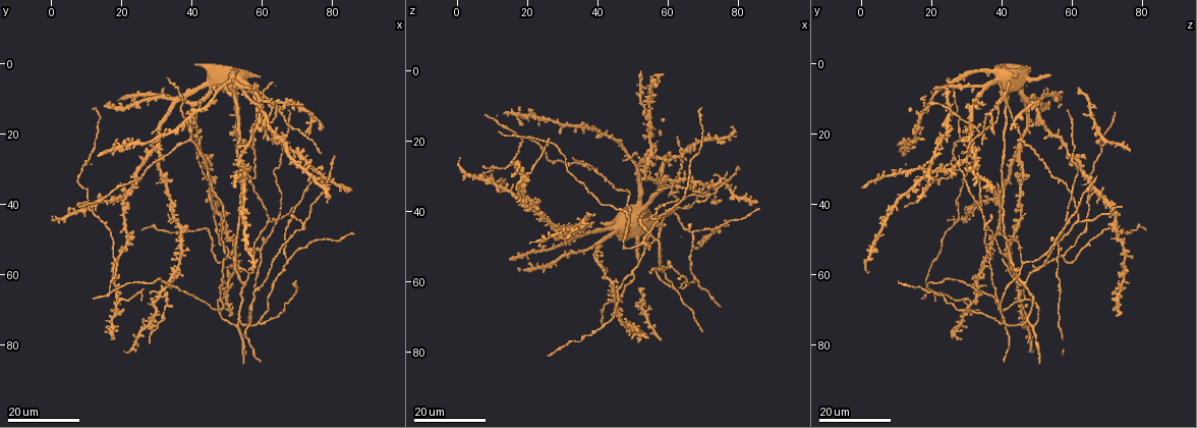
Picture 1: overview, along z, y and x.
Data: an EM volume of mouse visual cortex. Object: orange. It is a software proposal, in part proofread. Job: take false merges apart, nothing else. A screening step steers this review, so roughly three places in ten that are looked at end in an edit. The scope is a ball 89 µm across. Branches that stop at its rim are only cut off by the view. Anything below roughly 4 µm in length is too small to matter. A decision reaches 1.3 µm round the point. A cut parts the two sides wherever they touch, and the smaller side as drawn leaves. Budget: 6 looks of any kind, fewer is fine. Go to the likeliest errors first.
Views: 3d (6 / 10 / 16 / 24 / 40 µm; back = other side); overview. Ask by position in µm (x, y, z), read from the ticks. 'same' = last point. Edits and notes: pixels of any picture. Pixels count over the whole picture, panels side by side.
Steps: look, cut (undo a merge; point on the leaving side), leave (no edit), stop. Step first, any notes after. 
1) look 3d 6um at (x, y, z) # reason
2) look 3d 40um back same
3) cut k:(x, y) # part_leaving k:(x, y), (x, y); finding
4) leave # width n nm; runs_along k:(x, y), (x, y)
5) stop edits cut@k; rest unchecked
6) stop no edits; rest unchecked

look 3d 16um at (72.0, 46.0, 36.0) # branch point

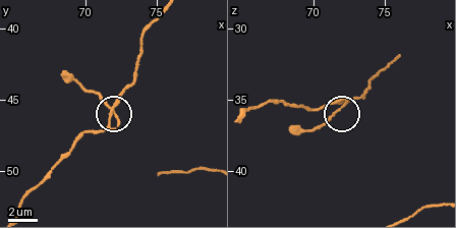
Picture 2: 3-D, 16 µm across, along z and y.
look 3d 10um at (71.6, 45.6, 35.8)

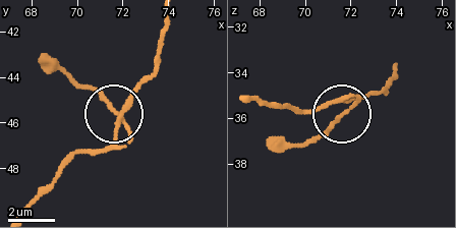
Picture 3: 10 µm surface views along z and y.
leave # arms 3; runs_along 3:(247, 97), (323, 109), (340, 97), (342, 112), (307, 141); continuous, no second neuron

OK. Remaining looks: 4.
look 3d 24um at (50.0, 54.5, 58.0) # arms part here

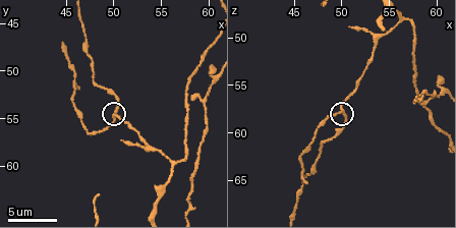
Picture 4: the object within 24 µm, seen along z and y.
look 3d 6um same

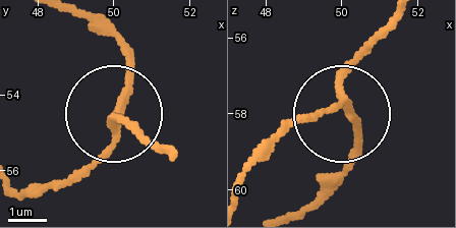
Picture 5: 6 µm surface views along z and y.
leave # arms 3; one neuron here

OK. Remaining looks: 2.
look 3d 16um at (67.5, 56.5, 46.0) # arms part here

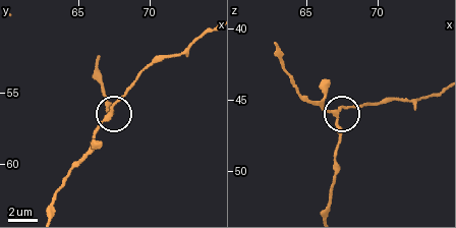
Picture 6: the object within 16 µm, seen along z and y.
look 3d 6um at (67.0, 56.6, 45.8) # closer look

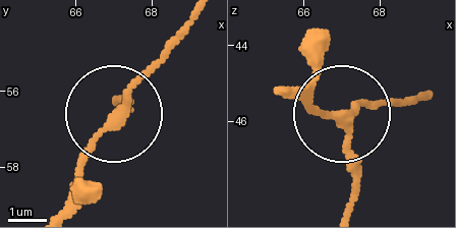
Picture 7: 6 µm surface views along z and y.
leave # width 220 nm; runs_along 7:(281, 89), (323, 114), (423, 98); all the same neuron

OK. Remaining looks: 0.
stop no edits; rest unchecked

